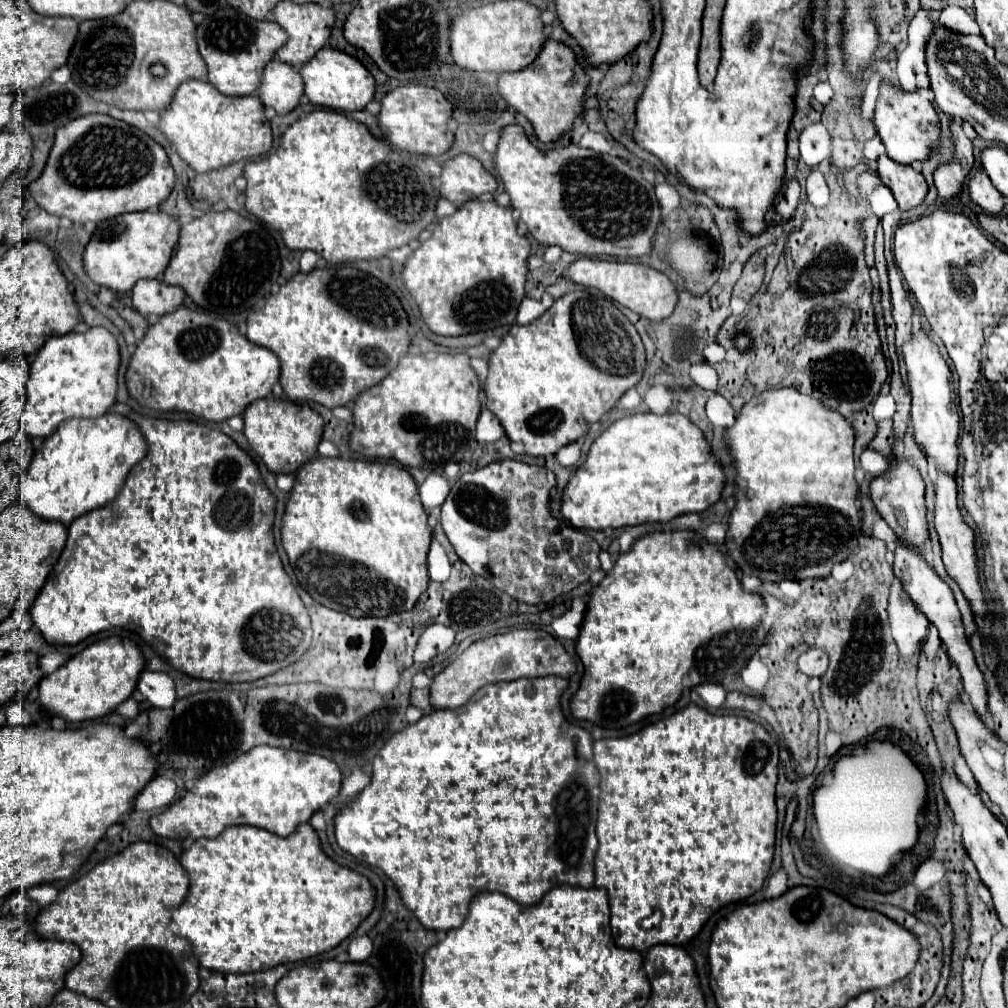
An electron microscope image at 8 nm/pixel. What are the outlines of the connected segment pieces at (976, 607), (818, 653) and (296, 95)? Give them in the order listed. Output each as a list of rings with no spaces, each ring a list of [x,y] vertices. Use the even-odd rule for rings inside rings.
[[[937,469],[937,481],[935,481],[935,509],[933,509],[933,519],[935,519],[935,531],[939,535],[939,543],[943,549],[943,563],[947,573],[959,583],[965,599],[971,603],[971,609],[977,615],[985,615],[987,607],[983,601],[981,585],[979,585],[979,571],[977,571],[977,559],[975,559],[975,535],[963,521],[959,507],[957,507],[957,485],[955,479],[949,473],[943,473]]]
[[[809,649],[799,657],[799,671],[809,677],[821,677],[827,671],[829,657],[823,649]]]
[[[269,61],[263,69],[257,95],[265,107],[285,115],[299,103],[303,95],[303,81],[295,67],[283,61]]]

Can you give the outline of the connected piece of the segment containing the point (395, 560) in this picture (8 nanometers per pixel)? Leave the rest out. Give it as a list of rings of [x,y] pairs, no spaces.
[[[315,457],[307,463],[303,463],[303,467],[299,467],[295,471],[295,483],[293,489],[287,497],[287,507],[283,513],[283,521],[281,521],[281,543],[283,549],[289,557],[289,563],[295,571],[295,577],[299,581],[299,585],[321,605],[341,611],[341,613],[349,613],[351,617],[387,617],[393,613],[401,613],[401,611],[411,611],[413,605],[417,603],[419,595],[427,589],[429,583],[429,575],[427,575],[427,551],[429,551],[429,543],[431,543],[431,531],[427,525],[427,513],[423,511],[423,505],[419,501],[419,493],[417,493],[417,485],[413,481],[413,477],[391,463],[381,463],[381,461],[365,461],[365,459],[329,459],[329,457]]]

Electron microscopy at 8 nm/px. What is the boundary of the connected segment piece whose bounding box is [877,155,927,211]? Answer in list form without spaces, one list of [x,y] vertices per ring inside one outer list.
[[[879,155],[877,173],[881,181],[891,189],[895,201],[903,211],[919,205],[927,195],[925,177],[917,173],[911,165],[901,165],[889,159],[887,155]]]

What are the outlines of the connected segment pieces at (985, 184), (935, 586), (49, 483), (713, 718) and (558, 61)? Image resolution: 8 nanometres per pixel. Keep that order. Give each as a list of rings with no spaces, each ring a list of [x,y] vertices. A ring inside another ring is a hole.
[[[975,171],[971,177],[969,177],[969,185],[967,185],[967,191],[973,199],[973,203],[977,203],[979,207],[983,207],[985,213],[989,215],[997,215],[1003,211],[1003,195],[993,187],[991,179],[987,177],[985,171]]]
[[[897,539],[893,567],[895,567],[895,577],[901,581],[905,593],[909,595],[909,599],[925,613],[929,623],[937,627],[939,637],[941,637],[949,657],[959,667],[959,673],[961,673],[961,679],[963,679],[963,687],[965,687],[965,693],[969,695],[971,707],[981,717],[985,717],[985,713],[987,713],[987,691],[985,691],[983,673],[979,671],[979,667],[975,663],[975,657],[973,657],[973,651],[971,651],[971,647],[967,643],[967,637],[965,637],[965,631],[963,631],[963,625],[961,625],[961,613],[959,613],[959,609],[955,605],[955,597],[951,593],[949,585],[937,575],[937,571],[923,557],[923,553],[915,553],[915,549],[907,549],[907,545],[903,545],[903,541],[899,541],[899,539]]]
[[[107,413],[93,421],[71,419],[47,437],[23,477],[23,497],[29,509],[45,519],[69,525],[75,517],[111,503],[129,469],[145,457],[145,439],[133,421]]]
[[[687,705],[685,709],[647,725],[635,735],[616,739],[601,739],[593,743],[593,761],[601,777],[601,795],[599,795],[599,817],[597,817],[597,839],[599,849],[595,855],[595,887],[607,889],[609,907],[611,907],[611,933],[615,945],[623,949],[633,949],[645,953],[653,945],[673,943],[685,945],[691,937],[699,933],[703,923],[711,917],[719,907],[751,897],[757,893],[769,873],[773,849],[775,849],[775,825],[777,825],[777,807],[775,807],[775,783],[777,783],[777,763],[779,763],[779,747],[775,739],[765,731],[763,725],[753,723],[745,717],[735,715],[711,715],[697,705]],[[655,909],[663,913],[663,919],[657,929],[645,931],[639,921],[649,917]]]
[[[547,39],[541,47],[537,59],[521,71],[501,73],[497,79],[499,95],[511,105],[519,115],[529,119],[539,141],[549,143],[571,129],[575,117],[581,115],[581,101],[587,87],[587,79],[573,69],[573,51],[563,43]]]

